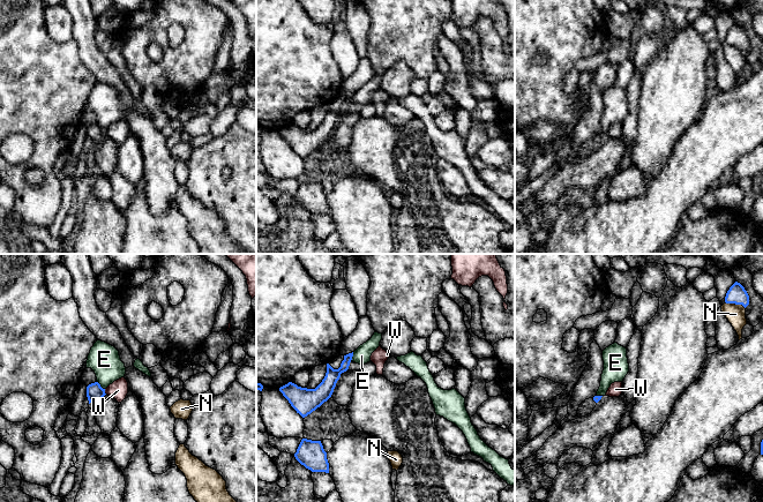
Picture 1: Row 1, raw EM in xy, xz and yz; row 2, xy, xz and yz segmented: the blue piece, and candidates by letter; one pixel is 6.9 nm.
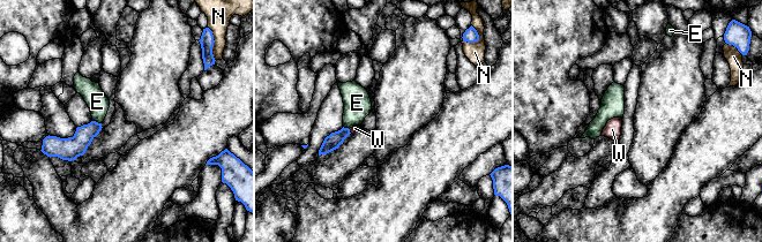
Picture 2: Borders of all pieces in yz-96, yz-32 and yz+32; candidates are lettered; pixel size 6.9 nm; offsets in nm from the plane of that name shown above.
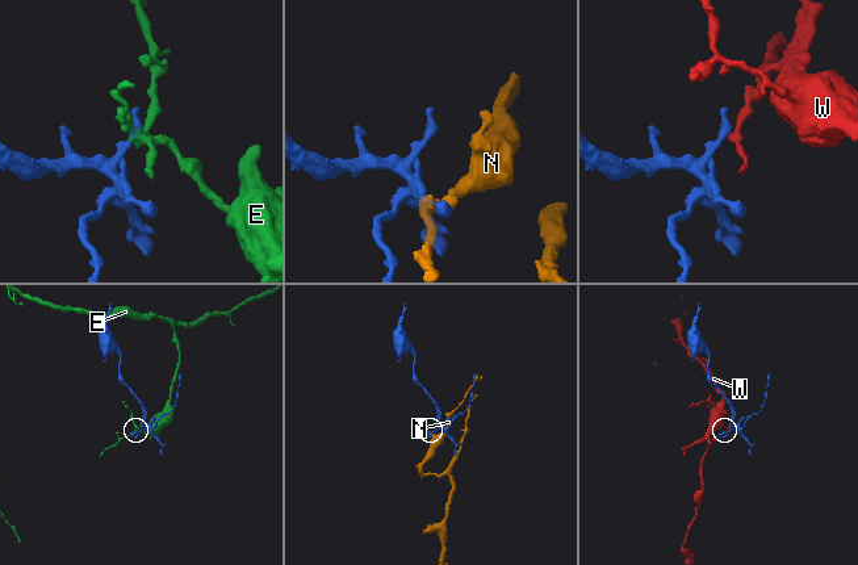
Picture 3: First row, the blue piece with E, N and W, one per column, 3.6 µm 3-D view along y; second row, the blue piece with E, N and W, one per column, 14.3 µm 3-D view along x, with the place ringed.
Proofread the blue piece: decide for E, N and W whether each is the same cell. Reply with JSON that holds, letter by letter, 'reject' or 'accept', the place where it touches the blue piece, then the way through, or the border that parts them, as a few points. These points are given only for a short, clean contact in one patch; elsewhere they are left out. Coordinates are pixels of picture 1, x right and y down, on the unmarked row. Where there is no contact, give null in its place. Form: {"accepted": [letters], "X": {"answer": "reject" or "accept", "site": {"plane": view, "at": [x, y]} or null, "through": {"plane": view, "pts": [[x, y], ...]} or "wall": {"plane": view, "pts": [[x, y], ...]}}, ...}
{"accepted": [], "E": {"answer": "reject", "site": {"plane": "xy", "at": [99, 127]}, "wall": {"plane": "xy", "pts": [[97, 122], [104, 130]]}}, "N": {"answer": "reject", "site": {"plane": "yz", "at": [735, 45]}}, "W": {"answer": "reject", "site": {"plane": "xy", "at": [104, 133]}, "wall": {"plane": "xy", "pts": [[104, 130], [106, 135]]}}}

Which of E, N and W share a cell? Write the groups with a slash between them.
E / N / W

